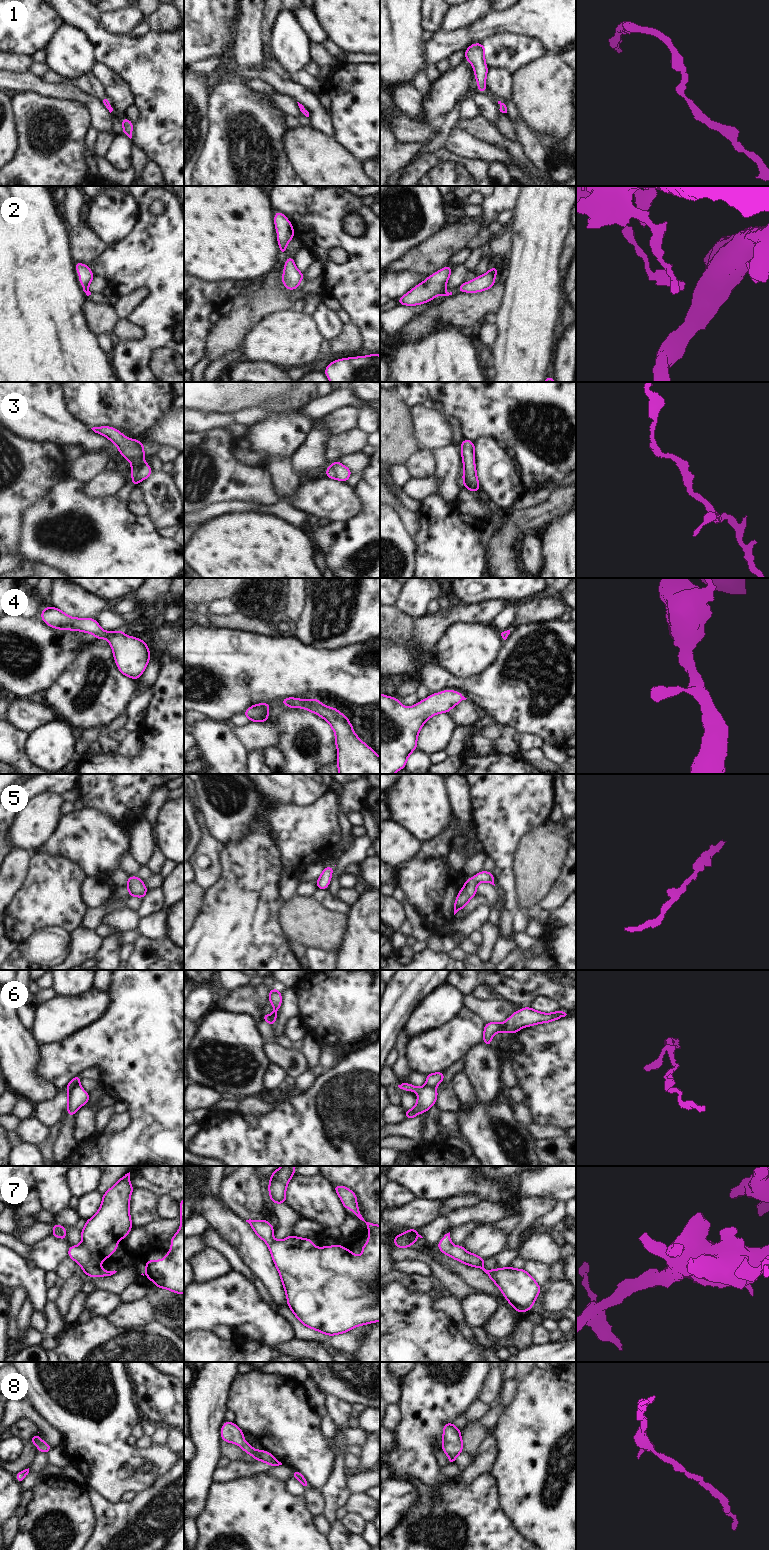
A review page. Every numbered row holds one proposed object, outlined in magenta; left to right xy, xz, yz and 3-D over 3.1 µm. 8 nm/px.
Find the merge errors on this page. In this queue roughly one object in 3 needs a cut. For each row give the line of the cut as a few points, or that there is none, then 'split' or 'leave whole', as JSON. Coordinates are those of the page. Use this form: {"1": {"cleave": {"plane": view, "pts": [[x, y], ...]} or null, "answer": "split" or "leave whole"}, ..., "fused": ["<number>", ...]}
{"1": {"cleave": null, "answer": "leave whole"}, "2": {"cleave": {"plane": "xz", "pts": [[285, 248], [281, 254]]}, "answer": "split"}, "3": {"cleave": {"plane": "xy", "pts": [[143, 461], [135, 473], [137, 481]]}, "answer": "split"}, "4": {"cleave": null, "answer": "leave whole"}, "5": {"cleave": null, "answer": "leave whole"}, "6": {"cleave": {"plane": "xy", "pts": [[78, 1084], [69, 1091]]}, "answer": "split"}, "7": {"cleave": null, "answer": "leave whole"}, "8": {"cleave": null, "answer": "leave whole"}, "fused": ["2", "3", "6"]}

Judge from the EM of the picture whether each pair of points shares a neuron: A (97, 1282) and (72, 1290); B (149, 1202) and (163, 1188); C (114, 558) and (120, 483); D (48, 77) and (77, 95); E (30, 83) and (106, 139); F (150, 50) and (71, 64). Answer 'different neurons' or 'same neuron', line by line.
A: same neuron
B: different neurons
C: different neurons
D: different neurons
E: different neurons
F: different neurons

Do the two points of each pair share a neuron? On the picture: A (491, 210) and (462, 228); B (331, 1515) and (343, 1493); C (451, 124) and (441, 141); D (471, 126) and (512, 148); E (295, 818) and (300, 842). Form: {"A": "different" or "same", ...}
{"A": "different", "B": "same", "C": "same", "D": "same", "E": "same"}

